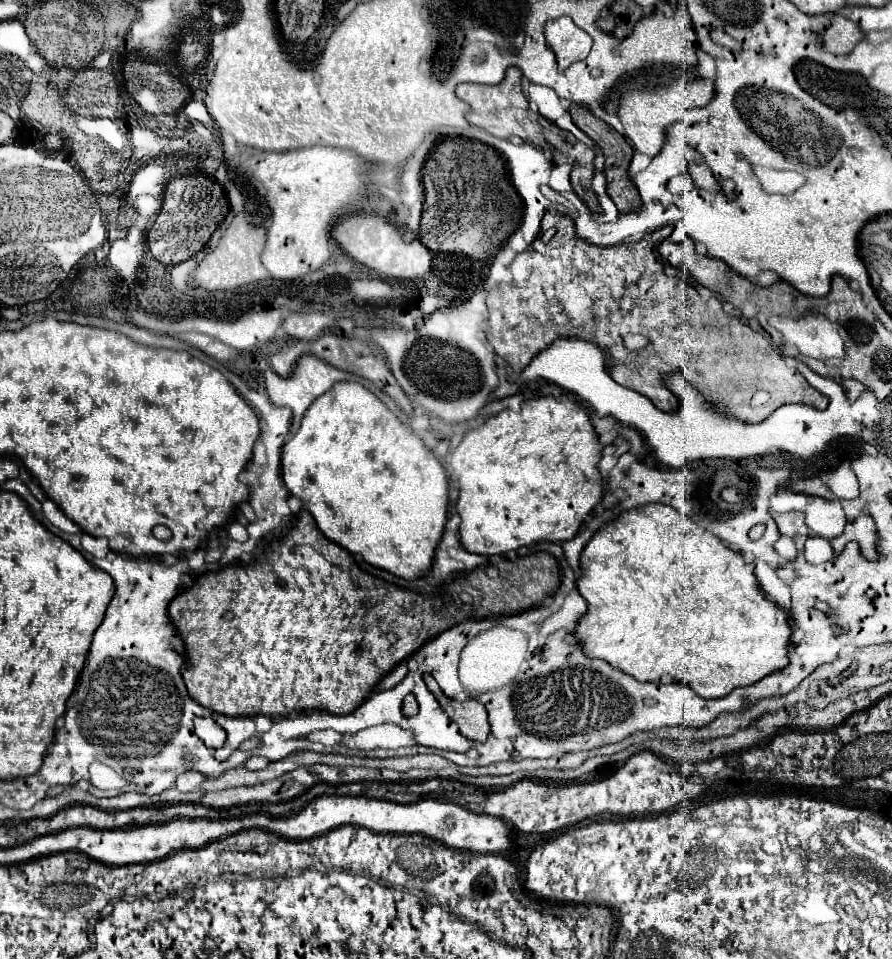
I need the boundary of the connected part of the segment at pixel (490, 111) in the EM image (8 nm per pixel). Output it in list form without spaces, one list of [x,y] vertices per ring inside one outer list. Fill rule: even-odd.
[[[507,68],[505,78],[495,86],[479,86],[479,84],[459,84],[455,90],[457,98],[467,102],[471,106],[471,112],[467,114],[467,120],[471,124],[477,124],[479,128],[487,130],[489,134],[497,138],[521,138],[529,140],[529,136],[545,136],[545,128],[541,126],[539,114],[527,114],[529,112],[529,100],[525,98],[521,90],[521,72],[519,68]],[[531,130],[531,132],[527,132]]]

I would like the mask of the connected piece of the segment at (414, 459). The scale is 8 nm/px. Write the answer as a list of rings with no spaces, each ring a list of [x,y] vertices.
[[[337,382],[329,392],[325,392],[321,398],[317,398],[313,402],[313,406],[309,408],[309,412],[305,414],[299,432],[283,446],[283,454],[281,454],[281,468],[285,466],[285,486],[287,490],[297,496],[305,508],[313,514],[319,530],[335,544],[339,544],[341,548],[345,548],[351,554],[361,556],[367,564],[383,568],[395,576],[401,576],[405,580],[413,580],[417,576],[421,576],[423,572],[429,570],[431,560],[433,560],[433,552],[435,546],[443,534],[443,526],[447,520],[447,502],[449,502],[449,492],[447,492],[447,476],[443,466],[439,464],[439,460],[435,458],[435,454],[423,444],[423,440],[407,426],[403,424],[371,390],[367,390],[363,384],[359,382]]]

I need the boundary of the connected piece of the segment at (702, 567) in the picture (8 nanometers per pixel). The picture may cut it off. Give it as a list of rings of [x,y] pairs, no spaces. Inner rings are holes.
[[[645,504],[645,506],[633,508],[633,510],[621,512],[615,520],[609,520],[595,532],[595,536],[583,548],[579,562],[581,562],[581,576],[577,580],[577,590],[587,600],[587,612],[577,620],[573,634],[577,636],[581,650],[585,656],[605,660],[615,670],[625,672],[639,682],[679,680],[679,682],[689,684],[703,698],[723,698],[739,686],[749,686],[755,680],[761,680],[763,676],[785,668],[789,662],[787,660],[787,648],[789,648],[789,636],[791,636],[789,618],[761,594],[757,578],[753,574],[755,564],[747,564],[741,554],[729,550],[713,532],[701,528],[699,524],[695,524],[693,520],[689,520],[687,516],[683,516],[681,512],[677,512],[671,506]]]

